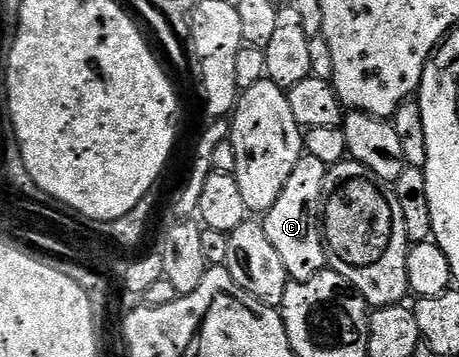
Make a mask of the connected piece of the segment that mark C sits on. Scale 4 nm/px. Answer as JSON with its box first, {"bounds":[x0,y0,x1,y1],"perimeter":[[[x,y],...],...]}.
{"bounds":[263,153,327,281],"perimeter":[[[307,153],[302,154],[295,169],[291,169],[291,177],[287,177],[287,185],[283,185],[283,193],[279,193],[279,201],[275,201],[275,205],[271,205],[271,209],[263,215],[267,237],[271,245],[275,245],[275,250],[293,281],[315,277],[327,267],[323,227],[319,222],[319,208],[327,191],[325,171],[327,165],[323,161],[318,161]]]}

